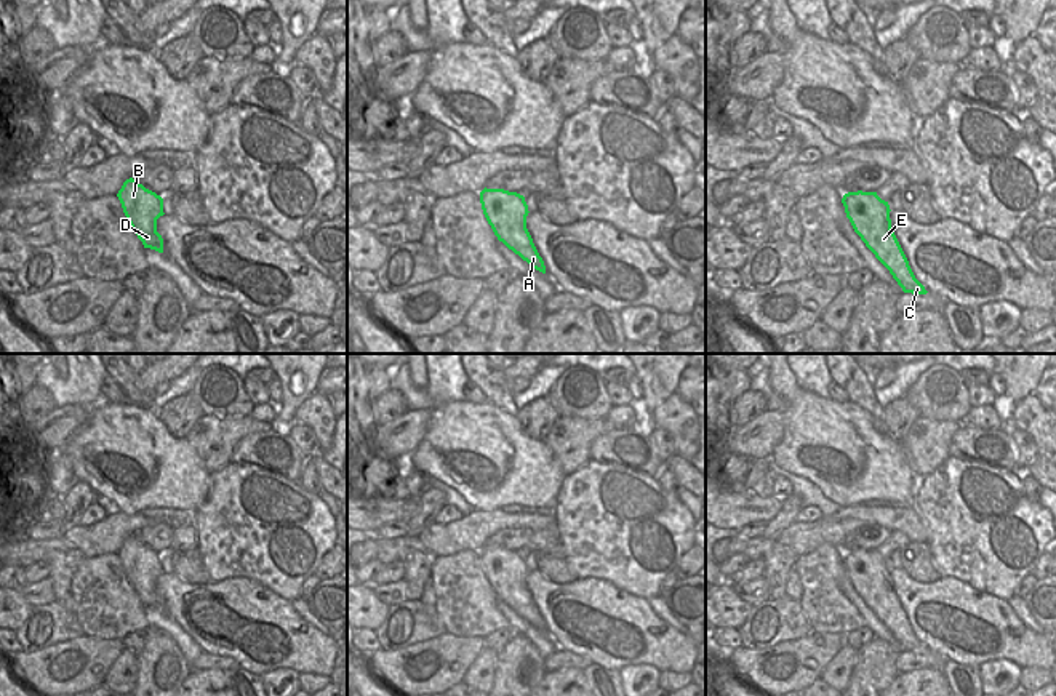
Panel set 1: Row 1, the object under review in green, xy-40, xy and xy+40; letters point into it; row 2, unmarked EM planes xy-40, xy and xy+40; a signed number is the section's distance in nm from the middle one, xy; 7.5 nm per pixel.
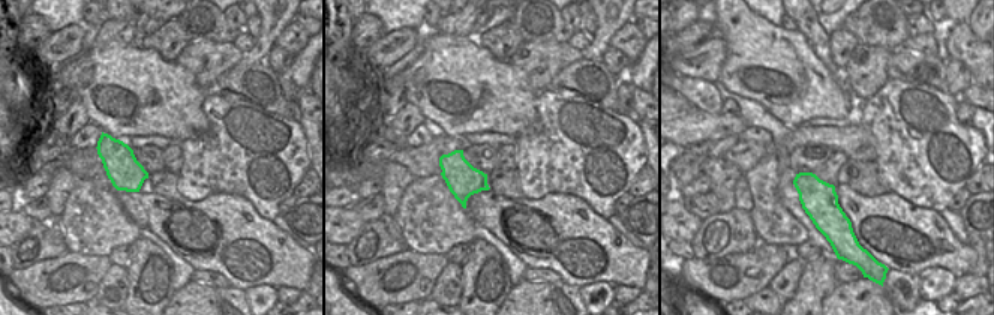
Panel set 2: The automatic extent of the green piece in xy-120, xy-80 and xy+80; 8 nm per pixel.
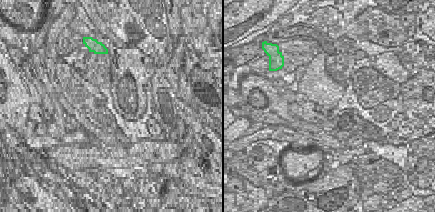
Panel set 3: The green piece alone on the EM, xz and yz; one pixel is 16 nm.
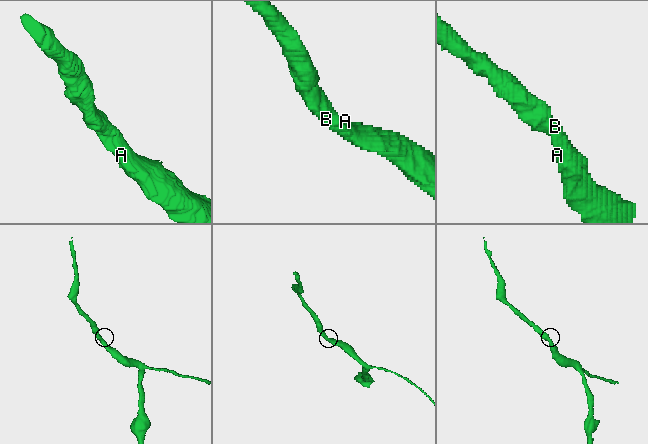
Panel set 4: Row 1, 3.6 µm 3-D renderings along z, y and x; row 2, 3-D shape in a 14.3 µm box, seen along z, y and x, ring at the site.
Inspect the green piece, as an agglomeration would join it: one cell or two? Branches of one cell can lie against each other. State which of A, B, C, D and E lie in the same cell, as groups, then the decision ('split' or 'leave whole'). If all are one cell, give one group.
A B C D E; leave whole

